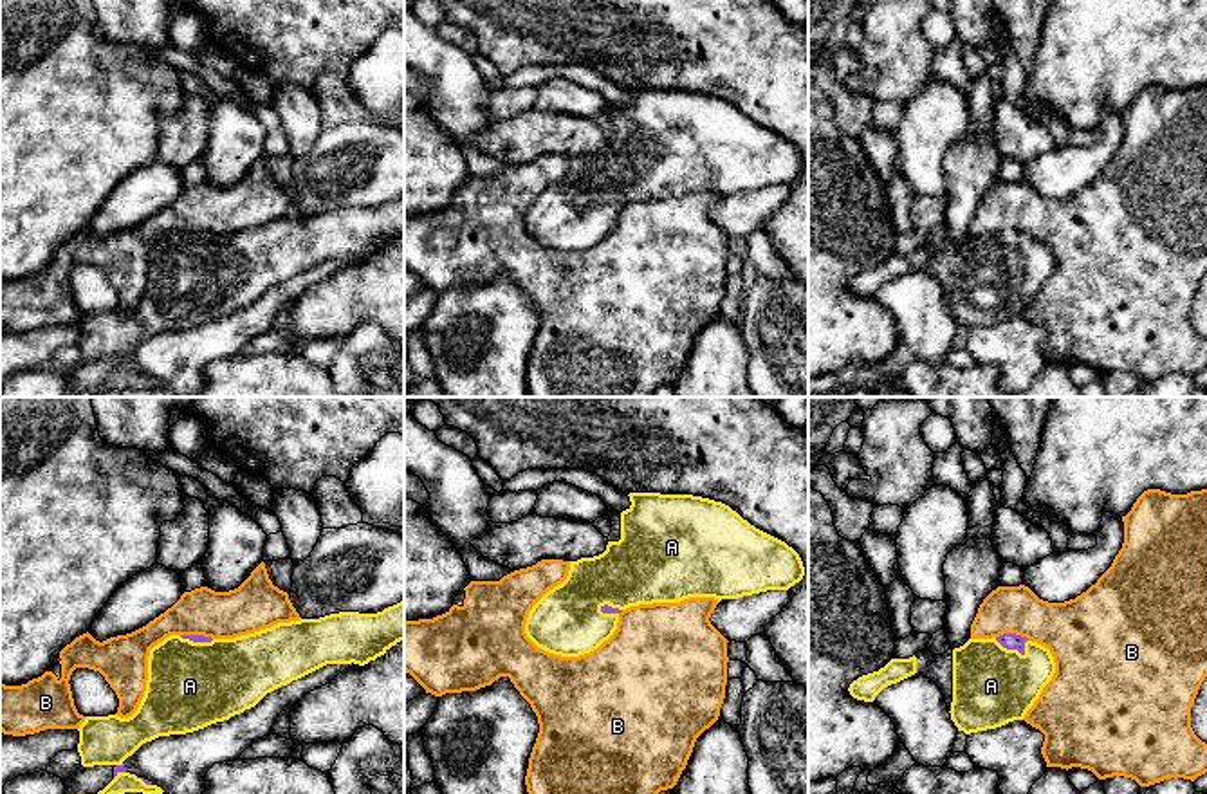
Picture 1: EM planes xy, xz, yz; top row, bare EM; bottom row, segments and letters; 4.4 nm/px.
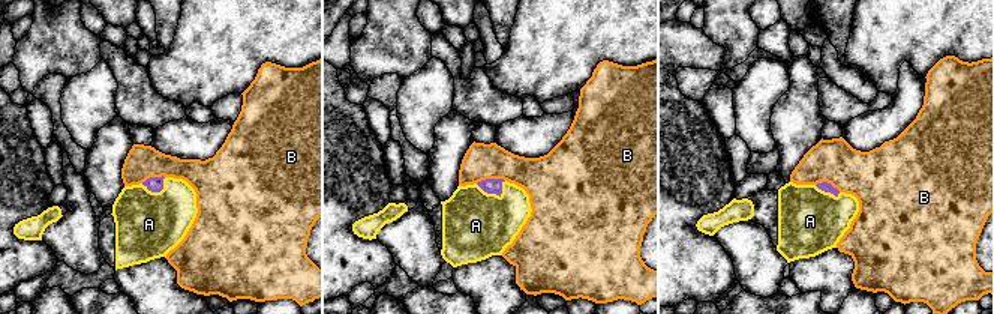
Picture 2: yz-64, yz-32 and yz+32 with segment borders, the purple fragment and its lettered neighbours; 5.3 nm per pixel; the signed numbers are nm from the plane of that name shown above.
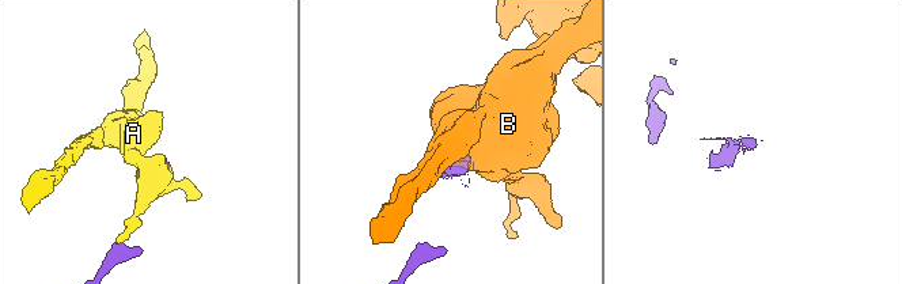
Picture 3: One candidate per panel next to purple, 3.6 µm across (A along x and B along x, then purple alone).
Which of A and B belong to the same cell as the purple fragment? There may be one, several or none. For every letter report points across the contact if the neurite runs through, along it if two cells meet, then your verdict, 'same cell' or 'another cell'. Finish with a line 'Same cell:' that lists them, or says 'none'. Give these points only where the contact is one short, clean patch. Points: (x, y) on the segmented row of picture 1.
A: same cell
B: another cell
Same cell: A

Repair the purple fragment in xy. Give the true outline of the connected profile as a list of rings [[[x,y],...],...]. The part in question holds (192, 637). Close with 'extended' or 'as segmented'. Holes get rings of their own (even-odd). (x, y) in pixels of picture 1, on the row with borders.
[[[404,599],[377,614],[339,612],[319,619],[278,623],[235,639],[170,635],[150,650],[146,691],[137,711],[128,718],[87,716],[79,725],[81,765],[114,767],[114,780],[97,794],[162,794],[161,787],[130,774],[123,763],[143,743],[229,720],[254,707],[267,693],[327,664],[364,666],[401,641],[404,641]]]; extended

